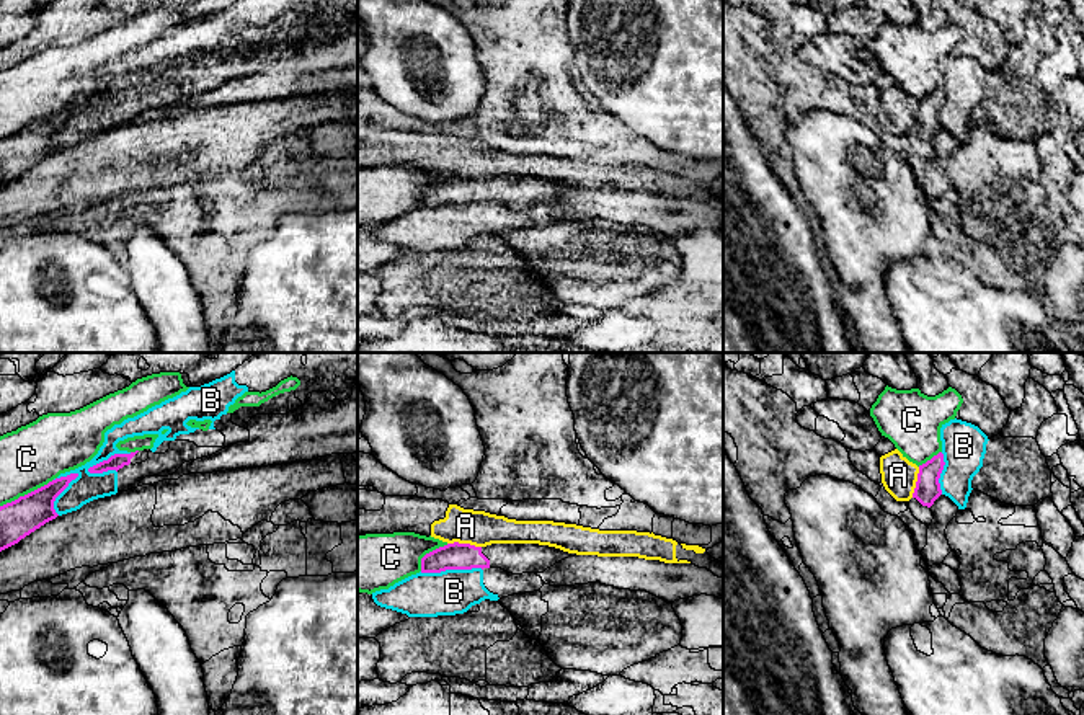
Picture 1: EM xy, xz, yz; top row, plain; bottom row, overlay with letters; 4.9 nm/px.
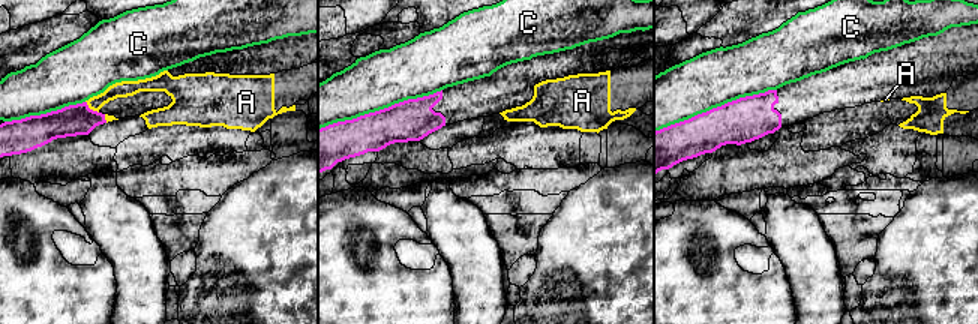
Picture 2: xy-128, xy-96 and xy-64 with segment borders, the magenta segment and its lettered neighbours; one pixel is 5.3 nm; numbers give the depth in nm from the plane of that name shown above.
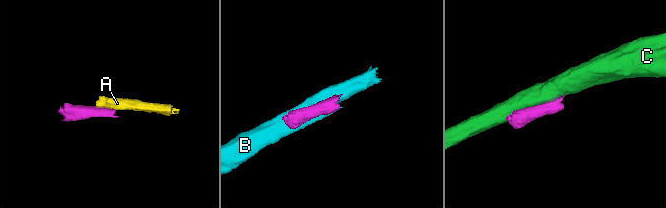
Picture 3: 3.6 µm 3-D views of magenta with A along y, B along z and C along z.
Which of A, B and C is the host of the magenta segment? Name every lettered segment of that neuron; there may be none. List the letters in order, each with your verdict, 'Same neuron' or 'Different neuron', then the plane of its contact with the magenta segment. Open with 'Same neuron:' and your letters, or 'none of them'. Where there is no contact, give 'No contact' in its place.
Same neuron: none of them
A: Different neuron. Touches magenta in xz
B: Different neuron. Touches magenta in xy
C: Different neuron. Touches magenta in xy

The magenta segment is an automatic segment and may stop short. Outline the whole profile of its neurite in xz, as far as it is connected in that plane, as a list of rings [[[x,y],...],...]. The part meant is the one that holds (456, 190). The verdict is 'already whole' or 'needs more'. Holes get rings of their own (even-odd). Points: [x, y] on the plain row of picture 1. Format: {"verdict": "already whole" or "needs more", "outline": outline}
{"verdict": "needs more", "outline": [[[454,176],[426,188],[421,193],[421,207],[472,202],[501,202],[513,209],[544,207],[555,198],[575,189],[539,178],[491,178],[475,181]]]}

